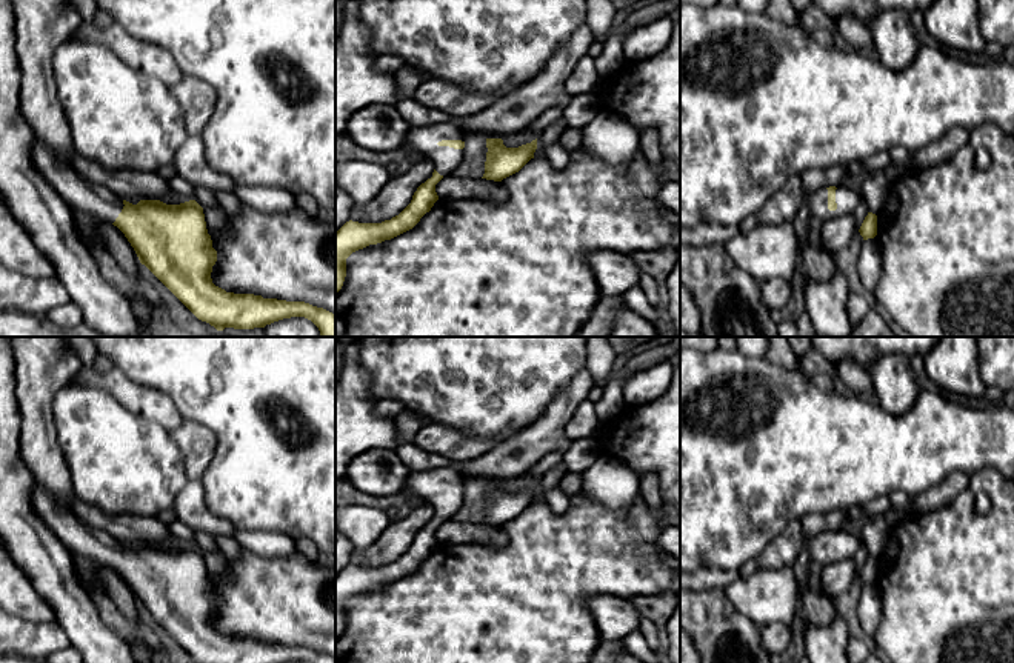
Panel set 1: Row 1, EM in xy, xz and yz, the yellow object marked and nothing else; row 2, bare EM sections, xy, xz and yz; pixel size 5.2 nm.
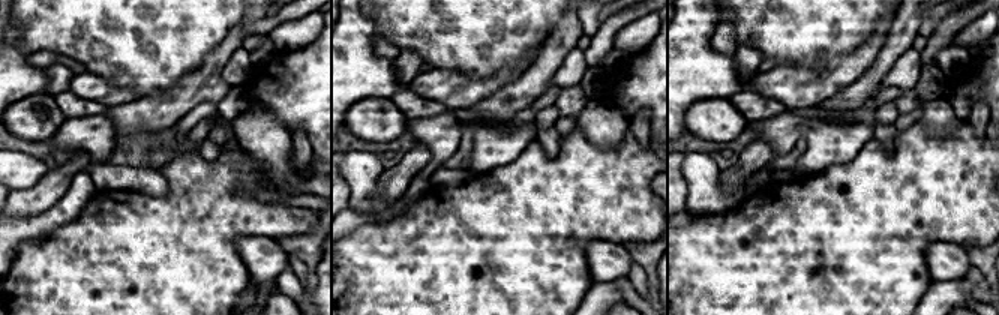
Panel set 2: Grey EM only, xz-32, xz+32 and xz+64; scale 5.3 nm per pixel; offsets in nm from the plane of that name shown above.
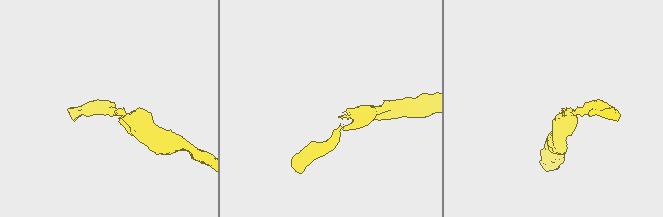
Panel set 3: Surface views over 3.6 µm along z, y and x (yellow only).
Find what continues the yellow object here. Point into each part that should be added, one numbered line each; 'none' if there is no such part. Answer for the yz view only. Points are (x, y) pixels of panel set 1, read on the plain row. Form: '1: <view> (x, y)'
1: yz (847, 543)

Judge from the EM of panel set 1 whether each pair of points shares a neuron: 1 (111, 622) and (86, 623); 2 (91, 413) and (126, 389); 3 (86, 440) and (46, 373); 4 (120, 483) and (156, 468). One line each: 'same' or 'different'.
1: different
2: different
3: different
4: same

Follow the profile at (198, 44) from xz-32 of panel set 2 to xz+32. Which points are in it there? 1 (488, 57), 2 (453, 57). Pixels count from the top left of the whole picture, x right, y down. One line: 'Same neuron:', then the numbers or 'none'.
Same neuron: 1, 2

